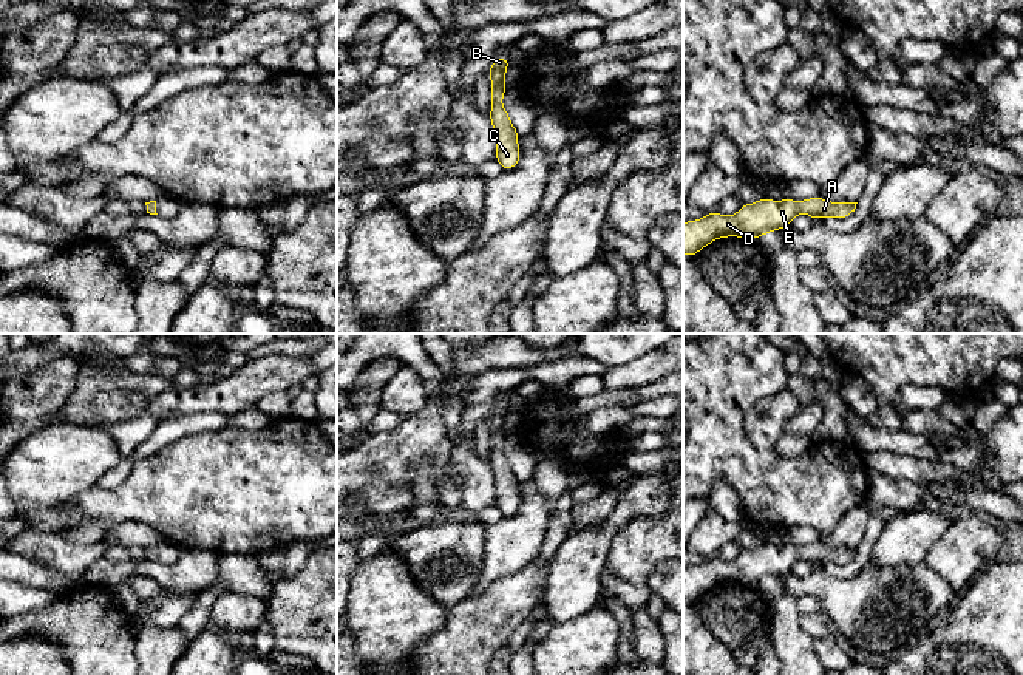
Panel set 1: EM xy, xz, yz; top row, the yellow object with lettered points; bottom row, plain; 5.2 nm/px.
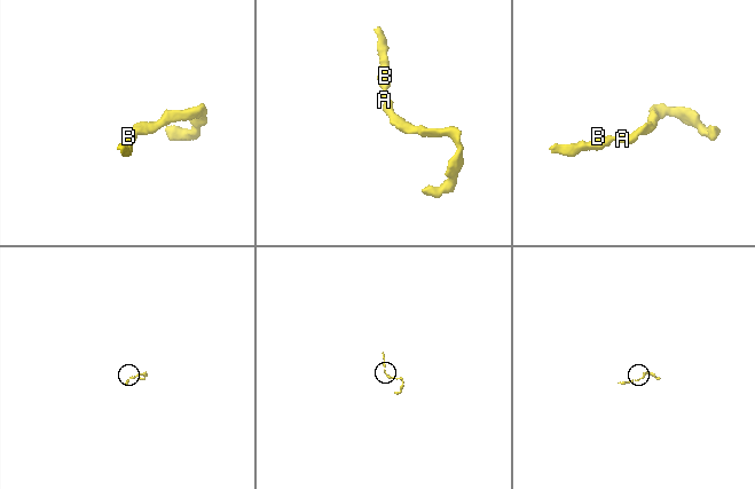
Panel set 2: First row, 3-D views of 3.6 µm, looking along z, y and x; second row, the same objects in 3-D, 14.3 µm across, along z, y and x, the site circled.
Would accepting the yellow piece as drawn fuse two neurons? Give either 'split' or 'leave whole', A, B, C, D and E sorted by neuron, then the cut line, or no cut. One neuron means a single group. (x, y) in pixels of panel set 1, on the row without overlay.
leave whole; A B C D E; no cut

